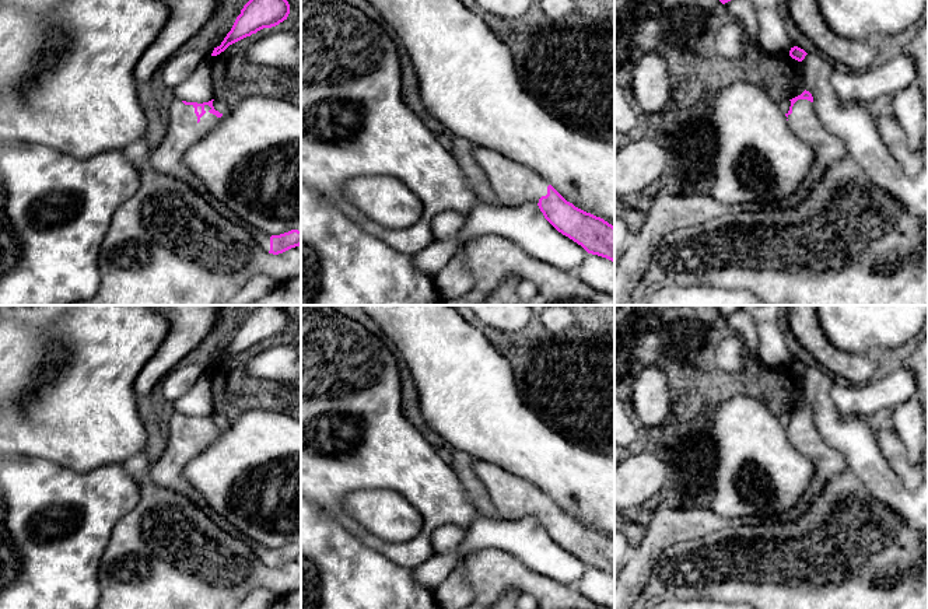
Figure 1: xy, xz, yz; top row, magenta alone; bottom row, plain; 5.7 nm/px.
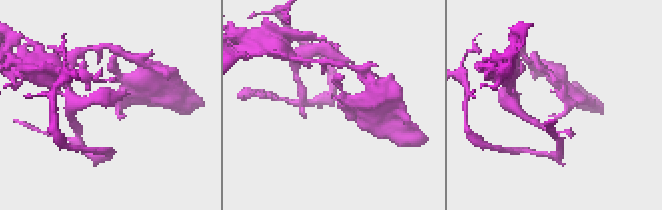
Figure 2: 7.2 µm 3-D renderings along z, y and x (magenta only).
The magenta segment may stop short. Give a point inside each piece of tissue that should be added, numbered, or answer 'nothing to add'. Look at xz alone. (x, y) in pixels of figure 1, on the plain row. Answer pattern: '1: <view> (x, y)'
1: xz (519, 499)

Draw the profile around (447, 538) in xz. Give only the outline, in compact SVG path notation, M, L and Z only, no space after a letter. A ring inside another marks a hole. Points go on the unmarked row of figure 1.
M447 524L438 526L431 533L431 546L434 554L445 554L456 550L456 547L463 542L467 533L467 528Z

